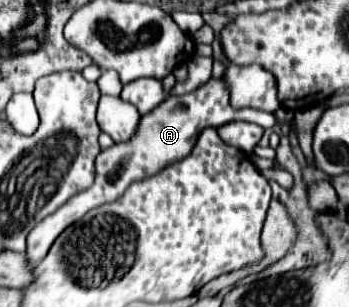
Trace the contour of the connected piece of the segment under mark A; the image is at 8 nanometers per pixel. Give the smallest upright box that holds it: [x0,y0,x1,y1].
[26,78,276,266]

